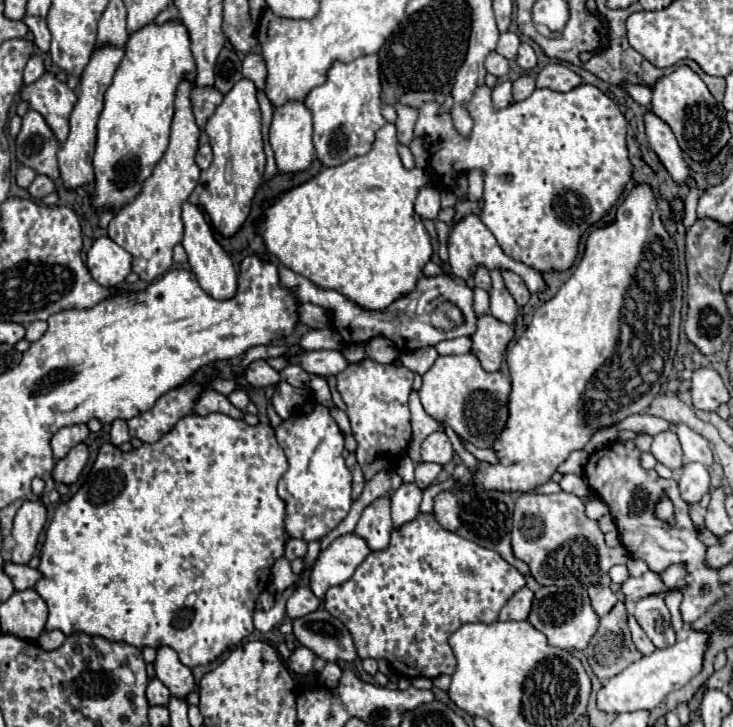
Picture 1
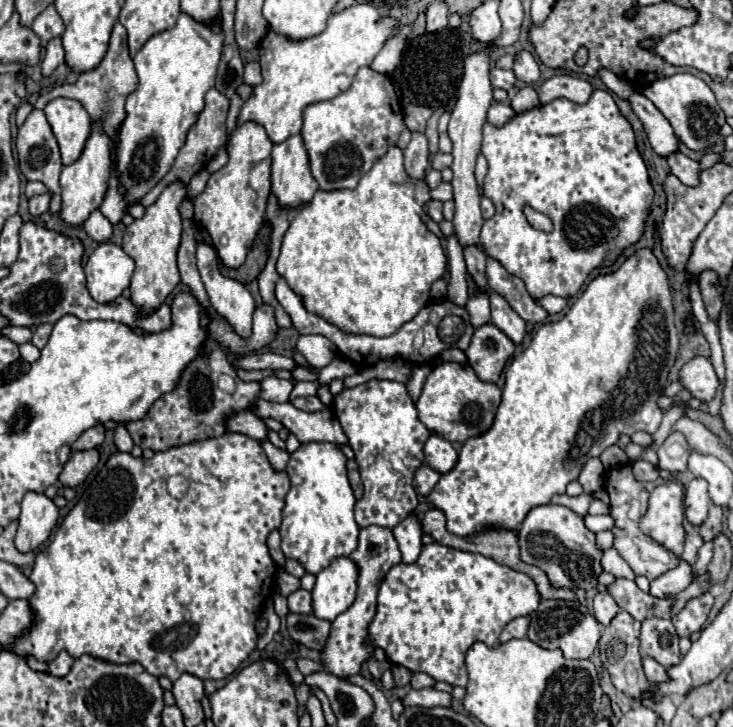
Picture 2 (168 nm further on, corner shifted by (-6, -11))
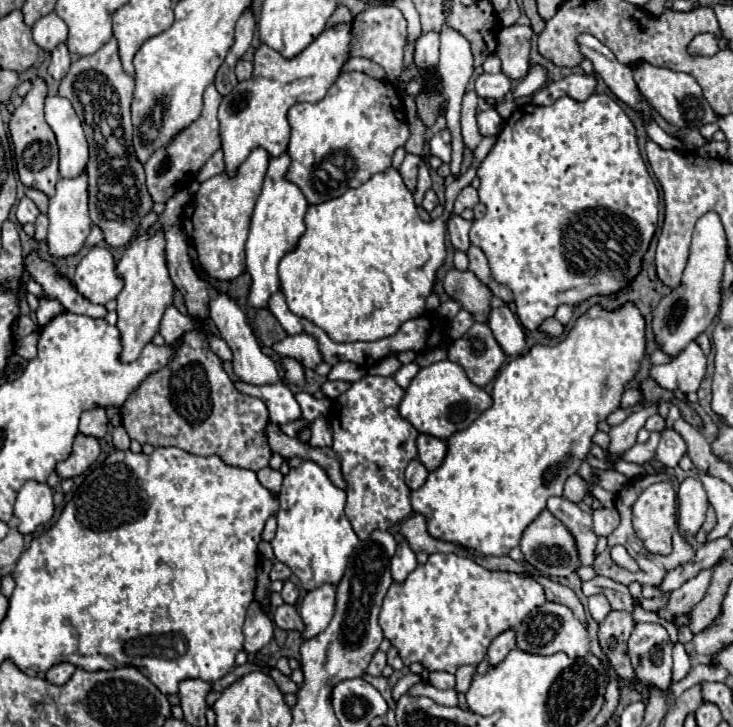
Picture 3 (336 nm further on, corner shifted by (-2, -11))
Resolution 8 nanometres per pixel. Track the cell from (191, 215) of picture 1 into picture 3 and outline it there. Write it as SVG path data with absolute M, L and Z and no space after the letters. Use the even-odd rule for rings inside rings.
M218 294L216 298L210 300L210 318L216 324L220 338L226 340L226 344L230 346L230 350L234 354L232 366L234 366L236 376L242 382L254 384L254 386L264 386L264 384L276 384L276 382L280 382L280 376L278 376L274 360L262 354L262 350L260 350L260 346L258 346L258 342L256 342L256 338L252 334L252 328L248 326L246 314L240 310L240 306L228 294Z

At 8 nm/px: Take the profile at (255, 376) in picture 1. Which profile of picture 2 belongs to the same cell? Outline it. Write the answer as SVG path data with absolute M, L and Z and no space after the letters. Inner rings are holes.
M268 376L260 382L260 398L268 402L288 402L288 396L292 392L290 380L280 380L276 376Z

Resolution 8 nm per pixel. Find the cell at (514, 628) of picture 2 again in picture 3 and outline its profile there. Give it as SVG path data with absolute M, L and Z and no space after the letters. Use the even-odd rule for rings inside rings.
M506 630L506 632L498 634L498 636L492 640L490 648L488 648L490 666L500 664L500 662L508 656L508 652L514 650L514 648L516 648L516 634L514 634L514 630Z

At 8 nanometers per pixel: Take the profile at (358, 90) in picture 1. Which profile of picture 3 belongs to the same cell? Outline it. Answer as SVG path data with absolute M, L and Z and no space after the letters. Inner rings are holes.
M362 72L340 74L320 102L294 104L288 110L288 124L290 124L290 142L288 142L290 168L286 172L286 180L296 184L304 192L304 198L308 200L310 206L338 198L346 190L358 188L360 184L370 180L370 176L384 172L392 164L394 150L402 148L410 138L406 114L394 86L370 78Z

